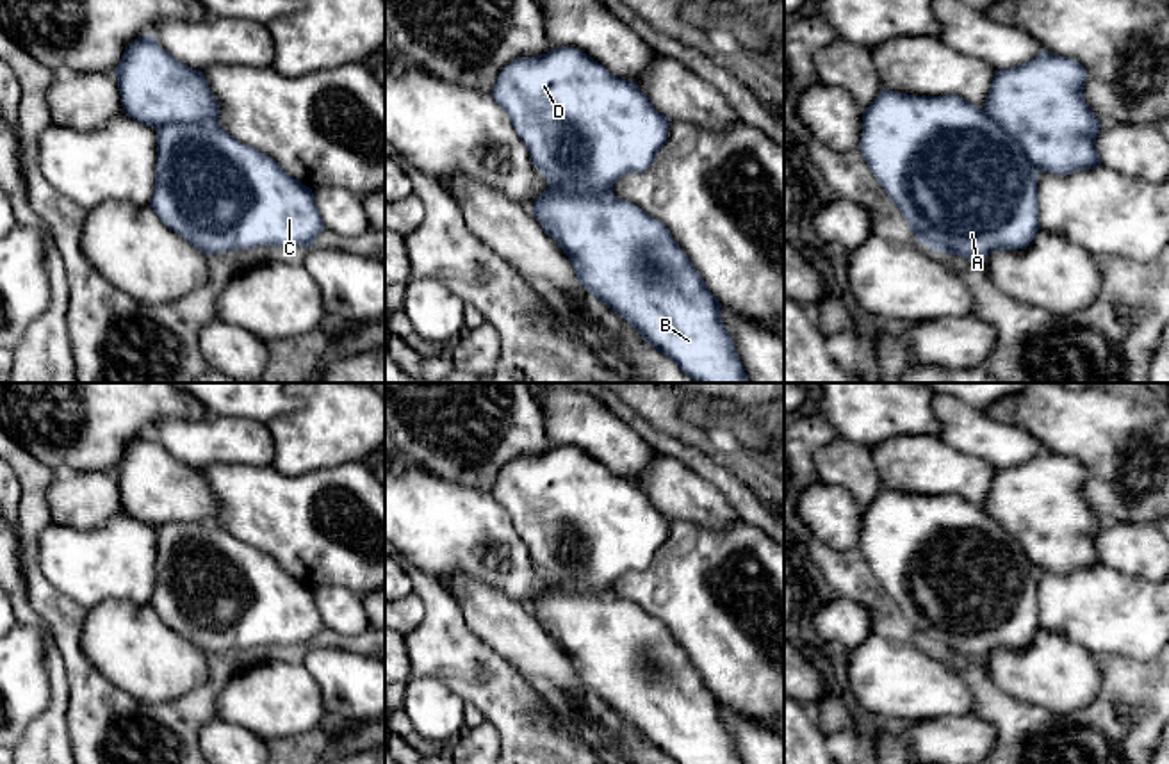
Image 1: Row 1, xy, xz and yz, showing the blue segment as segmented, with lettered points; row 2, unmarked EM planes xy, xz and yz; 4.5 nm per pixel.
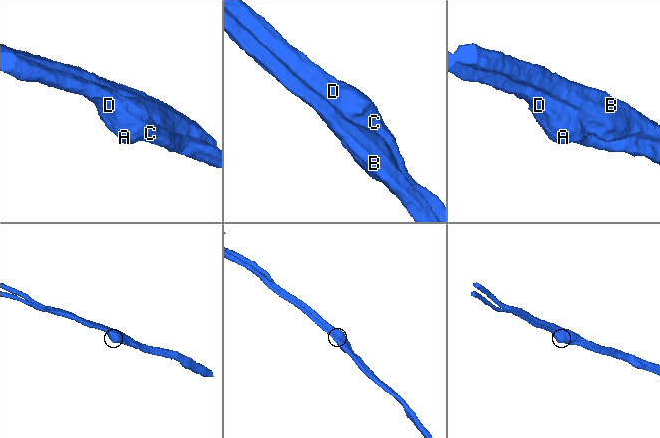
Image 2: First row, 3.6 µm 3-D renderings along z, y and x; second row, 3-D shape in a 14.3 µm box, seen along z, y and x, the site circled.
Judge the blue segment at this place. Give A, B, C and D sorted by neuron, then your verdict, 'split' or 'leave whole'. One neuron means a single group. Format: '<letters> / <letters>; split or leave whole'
A C D / B; split

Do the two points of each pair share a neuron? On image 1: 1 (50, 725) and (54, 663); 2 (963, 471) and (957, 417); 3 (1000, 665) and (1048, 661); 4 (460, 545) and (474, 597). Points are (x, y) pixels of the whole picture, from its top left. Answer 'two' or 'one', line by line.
1: one
2: two
3: one
4: two

